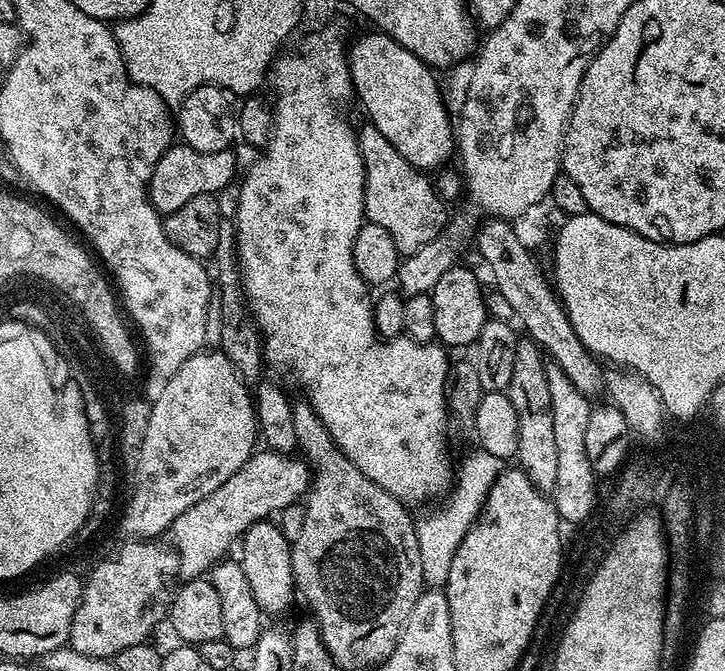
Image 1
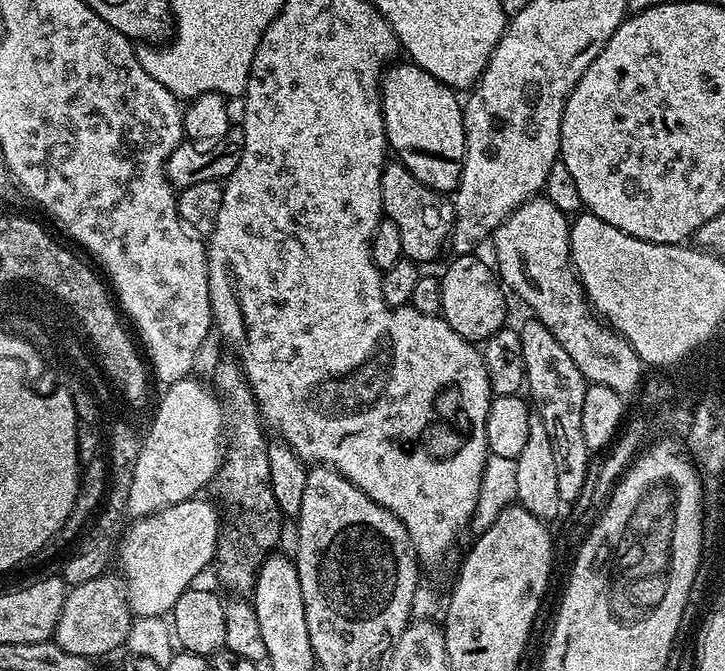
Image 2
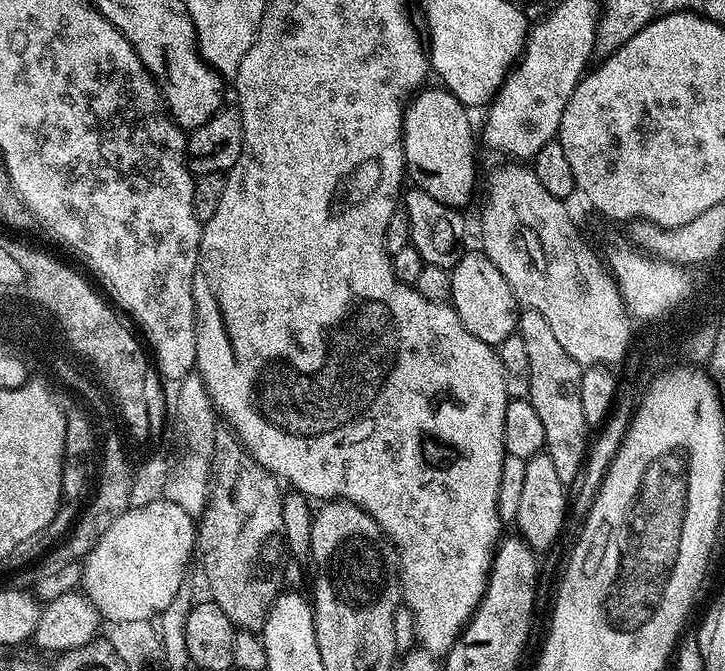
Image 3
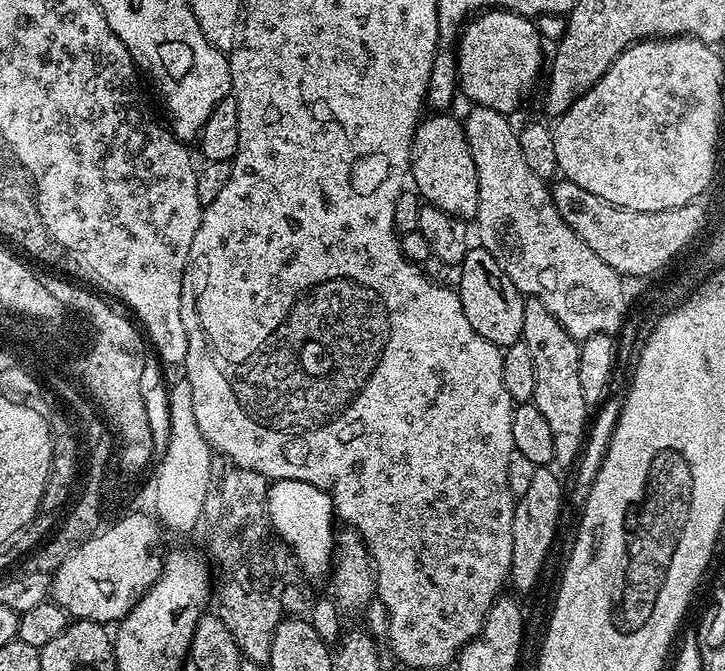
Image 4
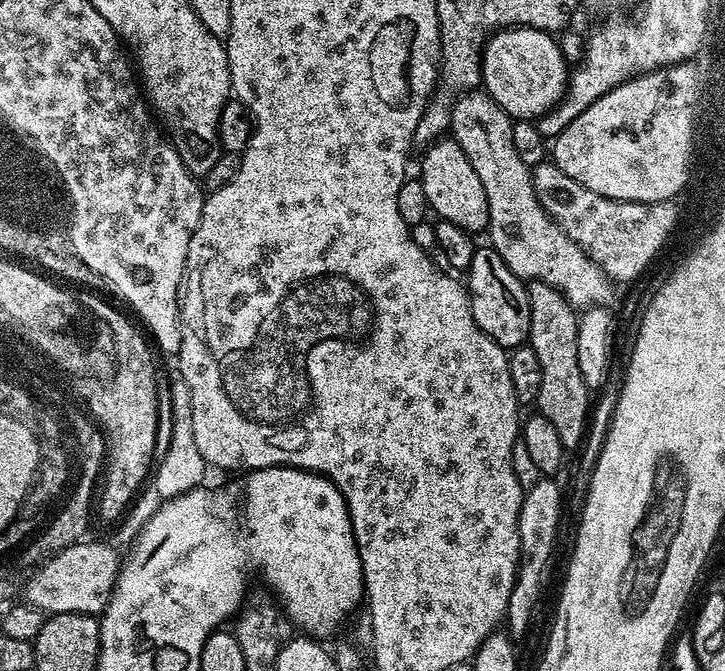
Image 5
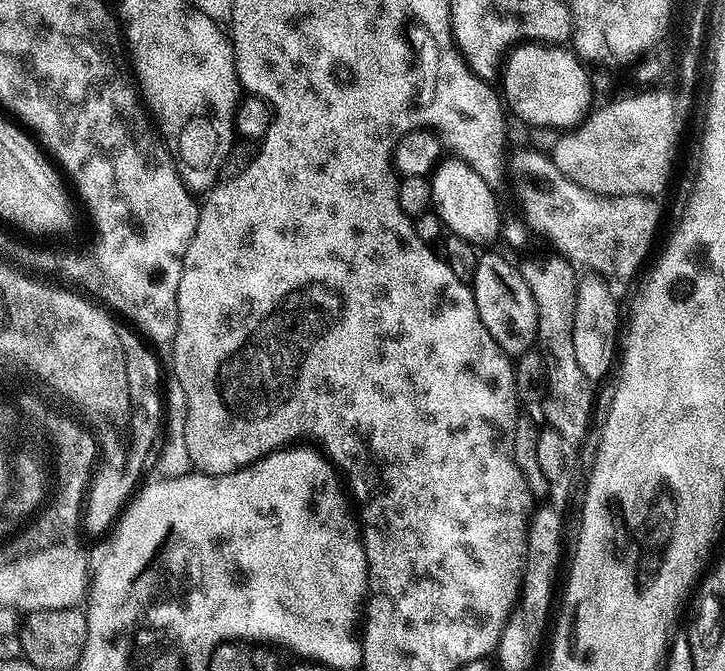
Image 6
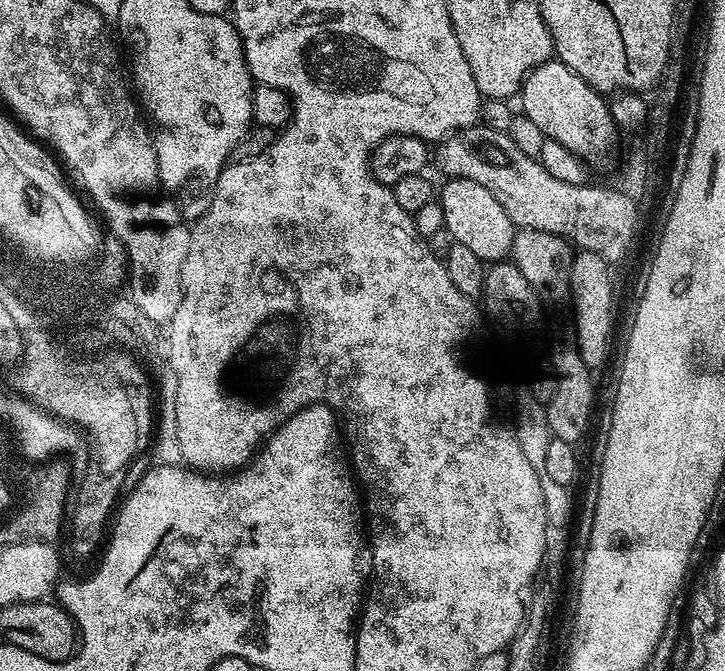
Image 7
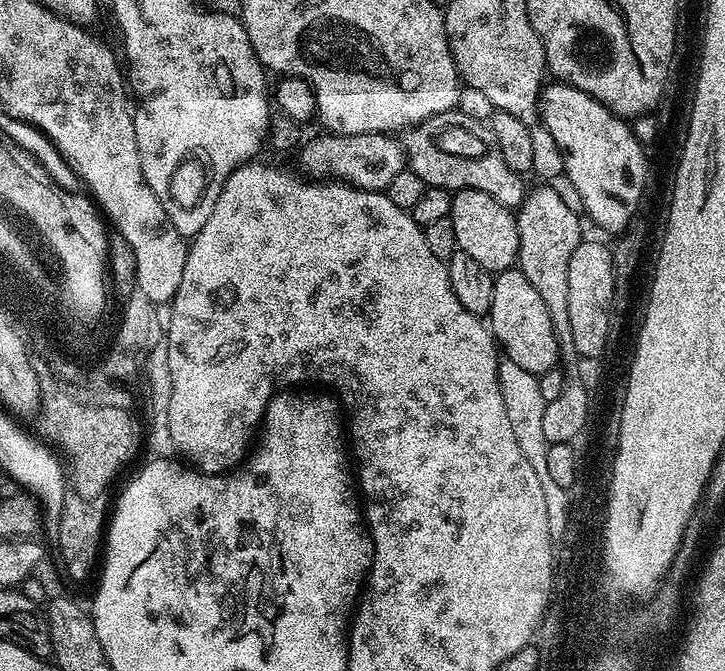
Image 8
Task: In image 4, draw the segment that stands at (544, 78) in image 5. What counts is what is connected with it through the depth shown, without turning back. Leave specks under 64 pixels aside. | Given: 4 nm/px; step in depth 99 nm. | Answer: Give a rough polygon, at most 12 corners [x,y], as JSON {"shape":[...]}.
{"shape":[[473,15],[458,37],[462,96],[512,114],[540,76],[527,16]]}

